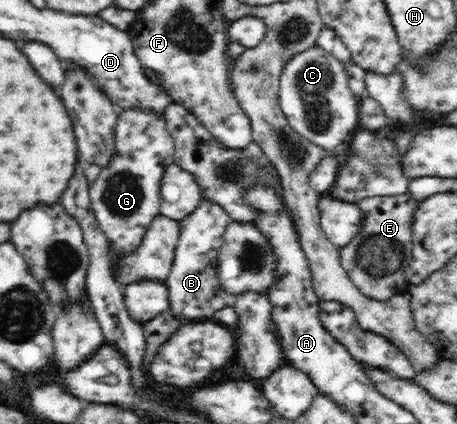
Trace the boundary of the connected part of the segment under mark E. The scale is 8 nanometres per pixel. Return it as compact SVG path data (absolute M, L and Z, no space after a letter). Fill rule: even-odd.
M408 191L401 195L377 196L362 199L356 202L362 213L362 226L357 235L343 247L340 247L340 262L343 269L348 273L352 282L359 288L365 296L375 300L386 300L401 287L405 281L404 268L412 260L412 215L417 209L417 201Z

